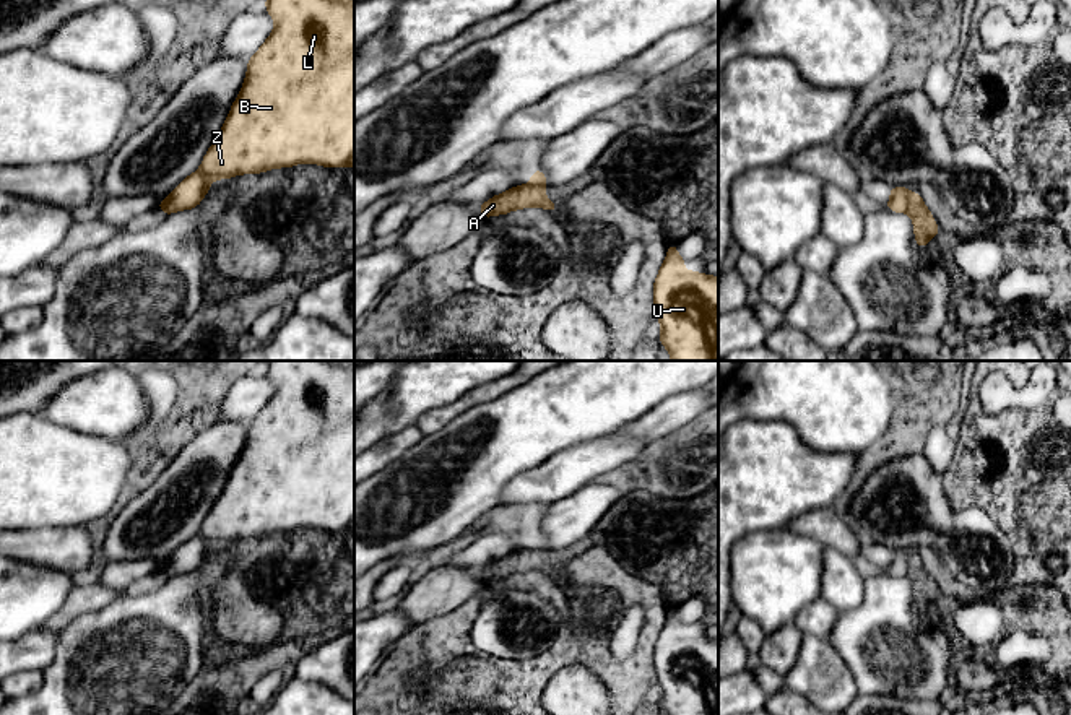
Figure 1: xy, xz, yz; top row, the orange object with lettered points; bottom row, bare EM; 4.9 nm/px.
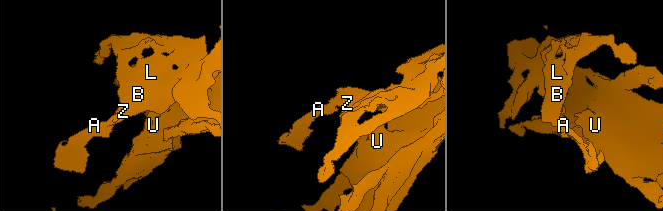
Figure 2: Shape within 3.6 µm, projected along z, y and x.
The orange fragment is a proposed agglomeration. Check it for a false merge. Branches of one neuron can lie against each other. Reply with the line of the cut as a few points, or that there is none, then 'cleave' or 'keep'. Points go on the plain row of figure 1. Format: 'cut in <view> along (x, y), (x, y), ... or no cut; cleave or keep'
cut in xz along (530, 546), (543, 550); cleave

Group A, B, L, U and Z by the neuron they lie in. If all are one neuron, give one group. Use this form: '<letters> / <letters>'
A / B L U Z

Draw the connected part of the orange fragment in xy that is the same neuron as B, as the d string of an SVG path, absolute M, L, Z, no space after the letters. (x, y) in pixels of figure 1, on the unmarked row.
M268 361L273 396L247 426L245 445L202 530L167 561L167 577L197 572L215 543L301 526L354 530L354 366Z

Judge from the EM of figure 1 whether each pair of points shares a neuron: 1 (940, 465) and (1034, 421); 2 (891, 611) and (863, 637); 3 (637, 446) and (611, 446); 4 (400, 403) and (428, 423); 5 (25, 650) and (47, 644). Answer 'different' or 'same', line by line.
1: different
2: same
3: same
4: different
5: same

